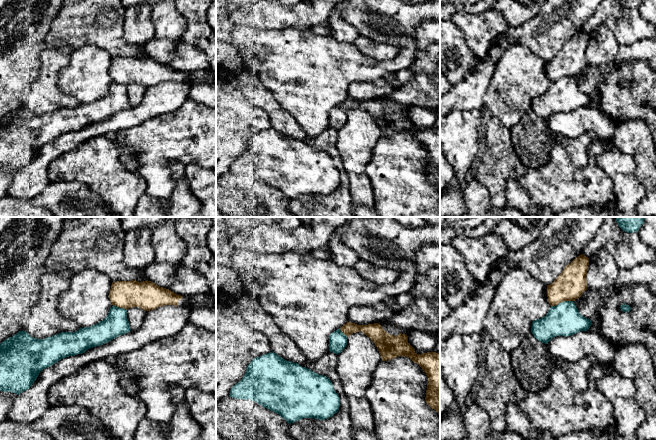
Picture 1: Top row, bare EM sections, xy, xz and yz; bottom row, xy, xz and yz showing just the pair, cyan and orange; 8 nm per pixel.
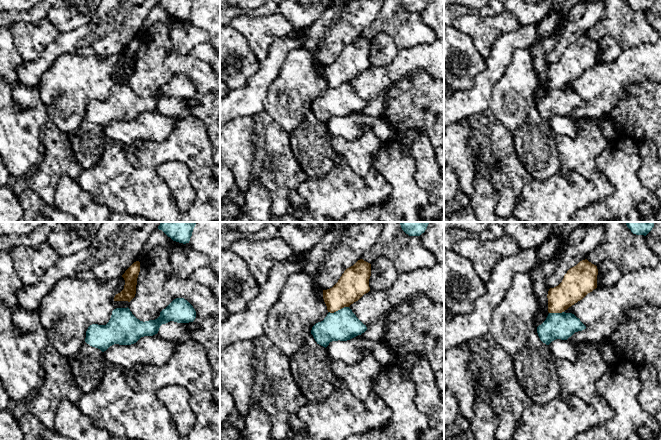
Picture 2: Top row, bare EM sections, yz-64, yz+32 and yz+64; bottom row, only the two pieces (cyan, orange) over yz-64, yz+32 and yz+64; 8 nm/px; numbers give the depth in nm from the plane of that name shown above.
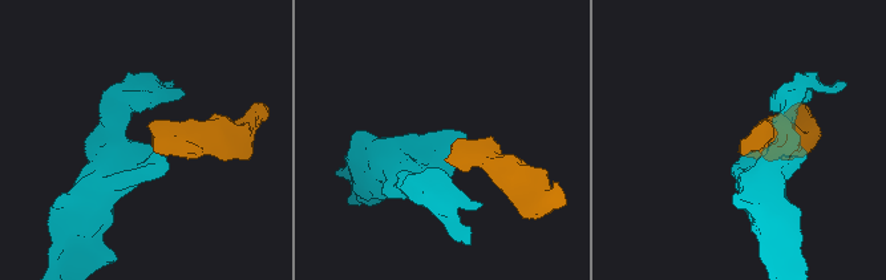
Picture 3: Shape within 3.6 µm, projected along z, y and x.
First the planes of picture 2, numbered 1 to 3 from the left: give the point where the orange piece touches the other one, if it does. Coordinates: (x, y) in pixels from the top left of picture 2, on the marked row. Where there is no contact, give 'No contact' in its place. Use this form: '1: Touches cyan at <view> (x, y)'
1: No contact
2: Touches cyan at yz+32 (338, 310)
3: Touches cyan at yz+64 (556, 313)

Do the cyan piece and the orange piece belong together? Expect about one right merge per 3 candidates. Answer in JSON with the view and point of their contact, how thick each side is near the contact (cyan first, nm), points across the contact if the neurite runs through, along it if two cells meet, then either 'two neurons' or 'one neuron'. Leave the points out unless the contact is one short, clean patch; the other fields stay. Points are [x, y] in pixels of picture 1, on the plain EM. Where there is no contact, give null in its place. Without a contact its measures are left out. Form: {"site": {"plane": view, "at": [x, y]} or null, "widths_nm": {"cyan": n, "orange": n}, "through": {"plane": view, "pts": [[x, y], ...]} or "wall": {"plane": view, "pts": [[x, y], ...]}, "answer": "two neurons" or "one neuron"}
{"site": {"plane": "yz", "at": [561, 78]}, "widths_nm": {"cyan": 260, "orange": 240}, "wall": {"plane": "yz", "pts": [[572, 76], [564, 76], [551, 82]]}, "answer": "two neurons"}

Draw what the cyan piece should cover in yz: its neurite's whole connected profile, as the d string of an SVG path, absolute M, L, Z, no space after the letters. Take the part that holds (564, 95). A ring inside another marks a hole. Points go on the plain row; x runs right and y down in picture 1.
M564 77L551 82L545 93L532 98L531 108L545 120L556 112L571 112L587 107L592 101L590 95L582 92L573 77Z

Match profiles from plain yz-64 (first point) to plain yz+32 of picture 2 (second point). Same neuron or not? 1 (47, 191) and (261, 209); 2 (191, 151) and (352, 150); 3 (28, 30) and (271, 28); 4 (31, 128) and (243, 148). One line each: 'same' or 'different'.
1: different
2: different
3: same
4: same

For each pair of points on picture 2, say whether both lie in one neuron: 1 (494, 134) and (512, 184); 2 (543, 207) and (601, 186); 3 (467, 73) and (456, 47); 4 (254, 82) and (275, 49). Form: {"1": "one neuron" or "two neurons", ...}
{"1": "one neuron", "2": "one neuron", "3": "one neuron", "4": "one neuron"}

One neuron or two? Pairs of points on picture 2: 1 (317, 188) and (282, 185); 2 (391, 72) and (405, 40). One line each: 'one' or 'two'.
1: two
2: two

